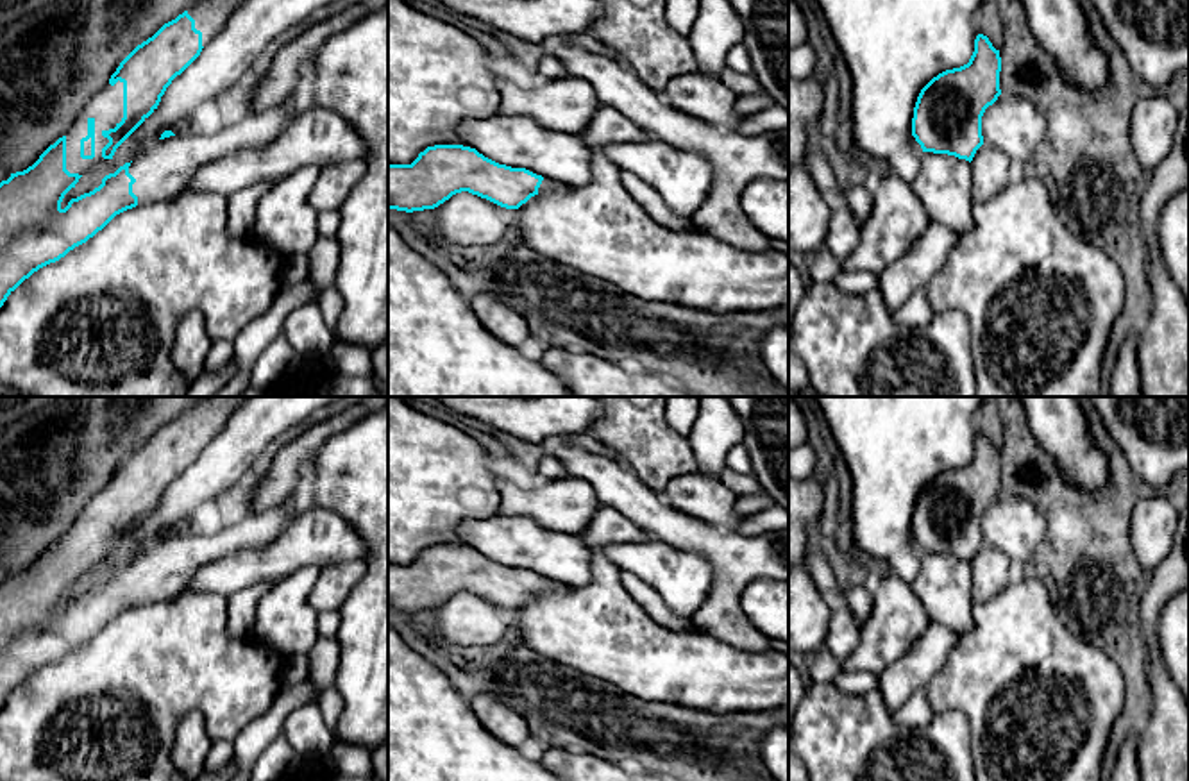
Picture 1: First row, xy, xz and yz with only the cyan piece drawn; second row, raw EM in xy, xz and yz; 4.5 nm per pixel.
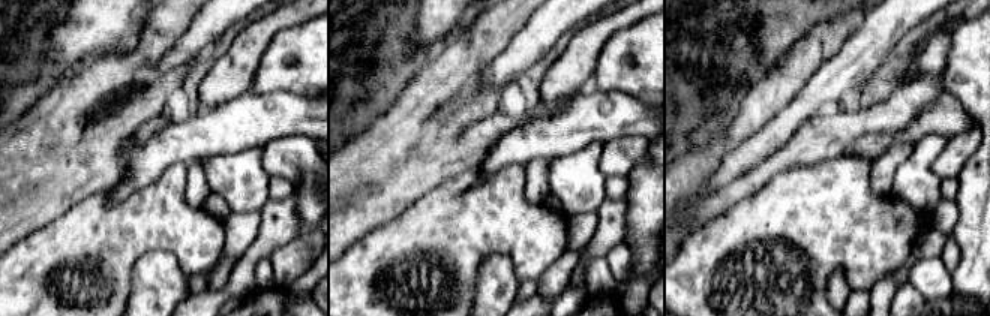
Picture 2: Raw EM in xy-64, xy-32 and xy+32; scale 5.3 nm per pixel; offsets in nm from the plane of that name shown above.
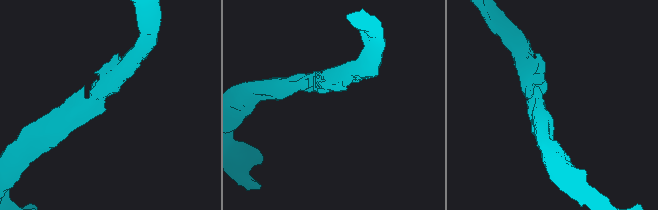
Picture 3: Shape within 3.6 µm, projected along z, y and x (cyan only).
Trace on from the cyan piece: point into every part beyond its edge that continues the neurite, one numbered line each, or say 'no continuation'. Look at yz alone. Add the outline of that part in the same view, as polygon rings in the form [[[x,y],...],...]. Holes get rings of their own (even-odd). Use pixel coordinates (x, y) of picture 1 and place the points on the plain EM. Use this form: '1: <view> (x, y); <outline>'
1: yz (989, 567); [[[982,545],[973,561],[973,593],[976,600],[987,597],[989,593],[999,592],[1007,586],[1010,575],[1010,561],[998,549]]]

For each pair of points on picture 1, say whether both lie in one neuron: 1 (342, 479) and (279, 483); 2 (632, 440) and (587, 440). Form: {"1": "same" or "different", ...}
{"1": "different", "2": "different"}

